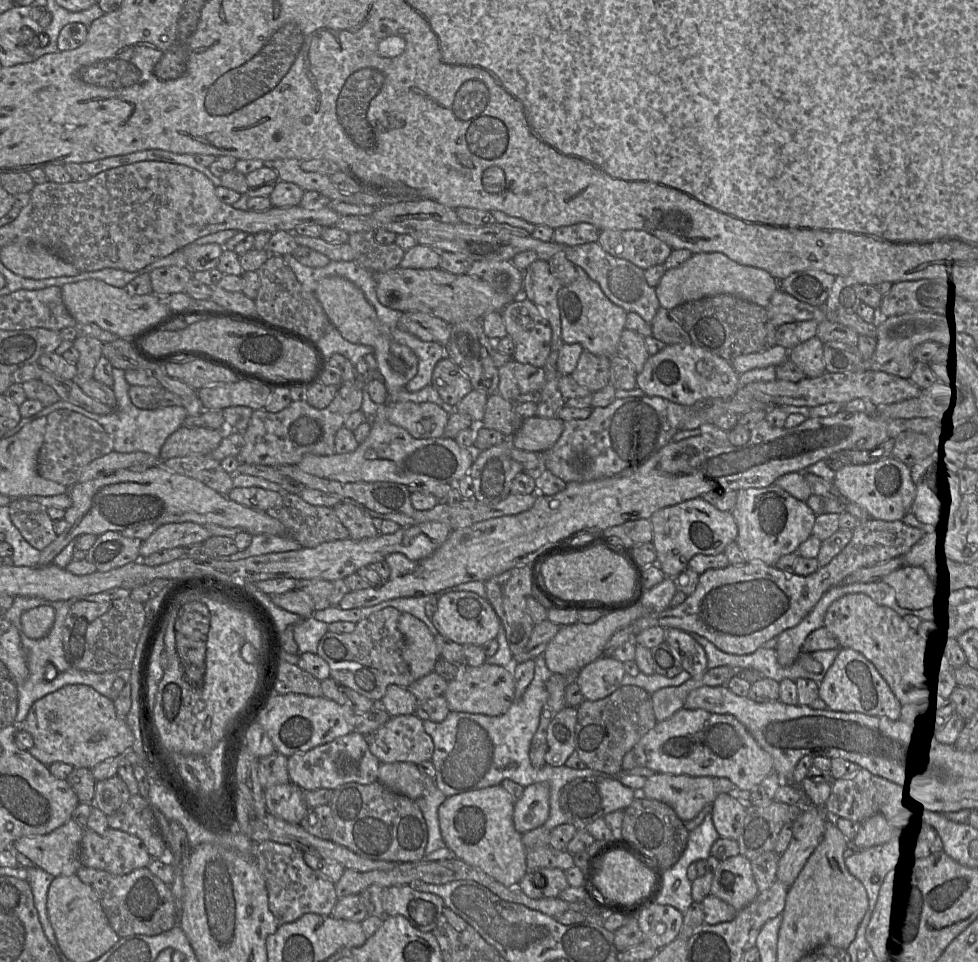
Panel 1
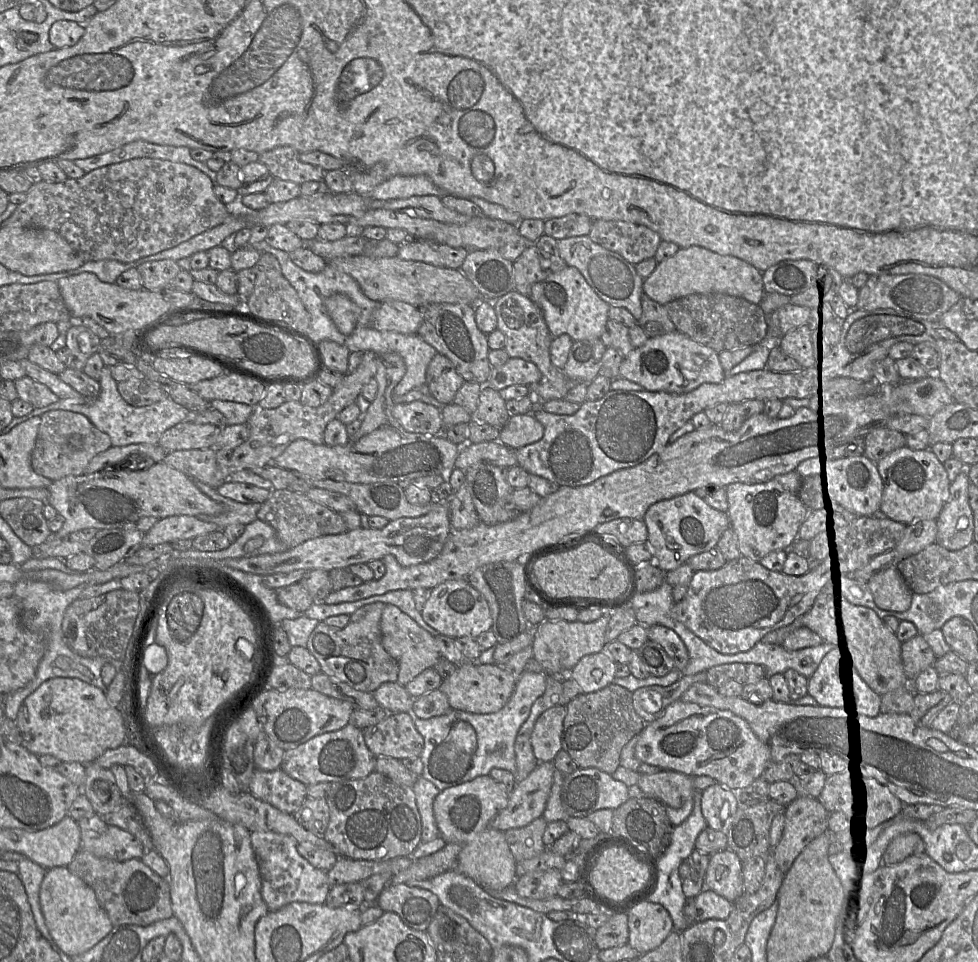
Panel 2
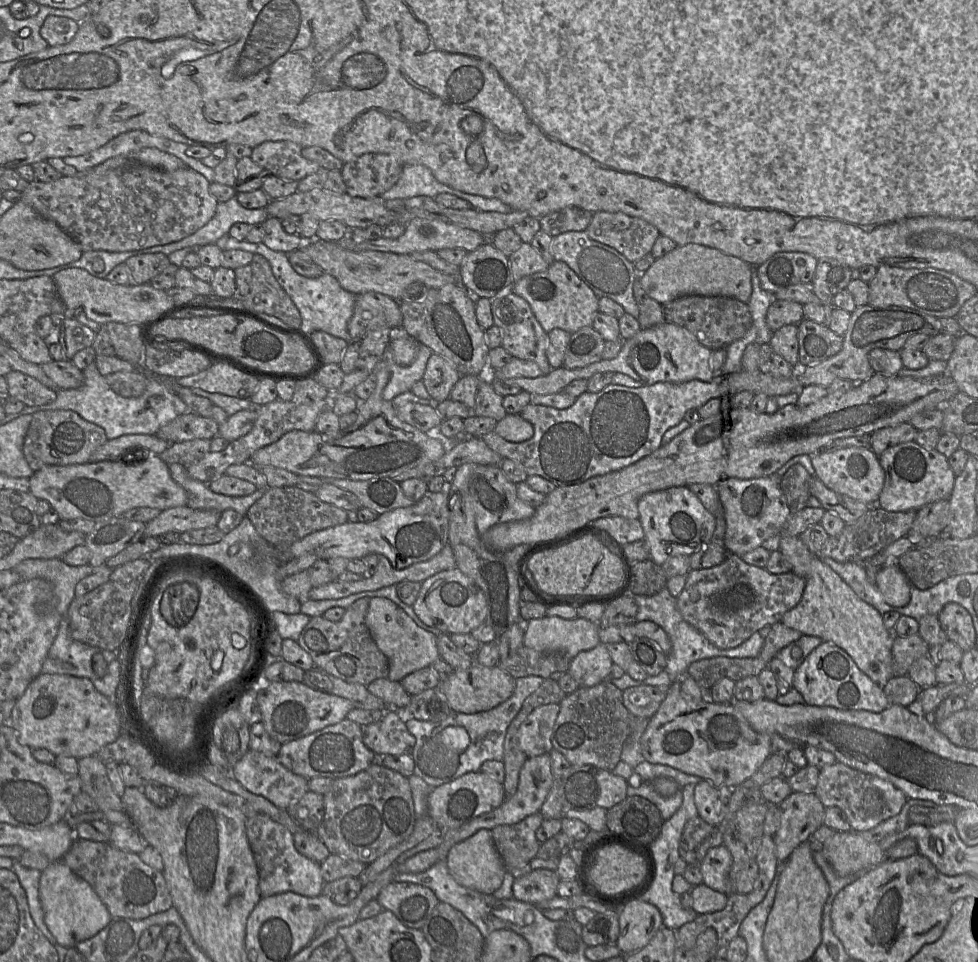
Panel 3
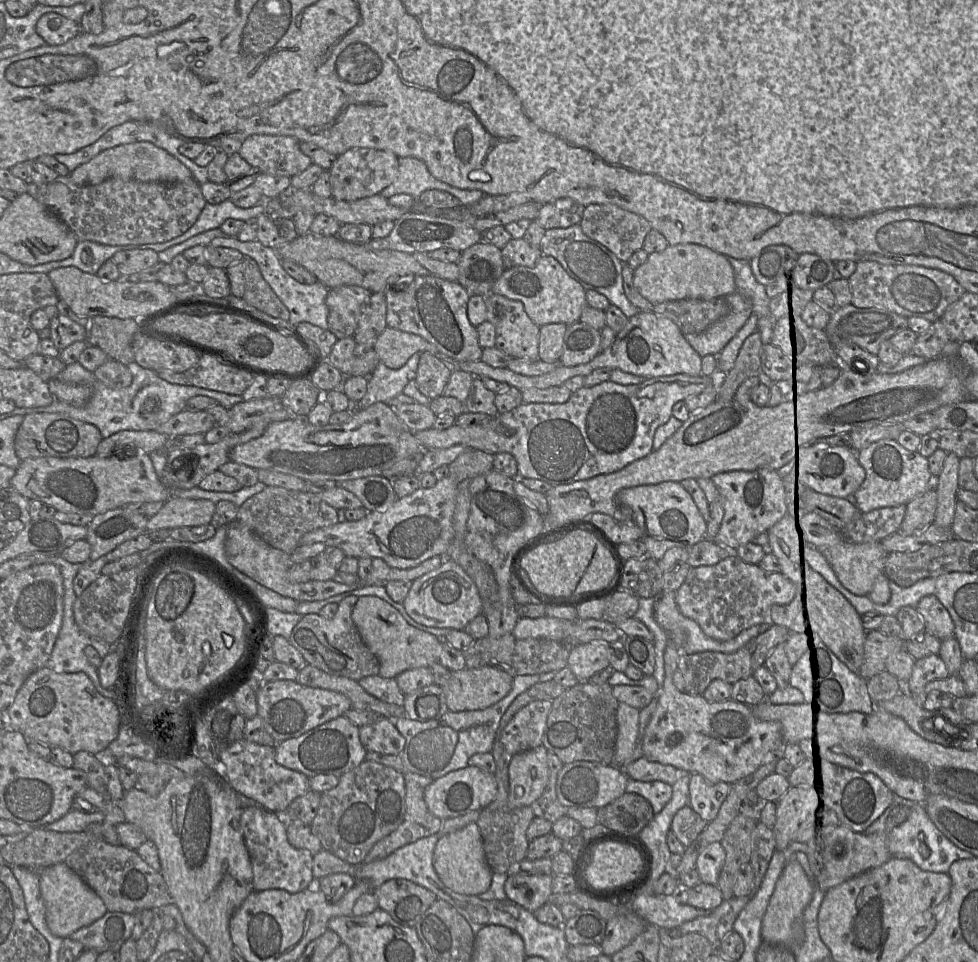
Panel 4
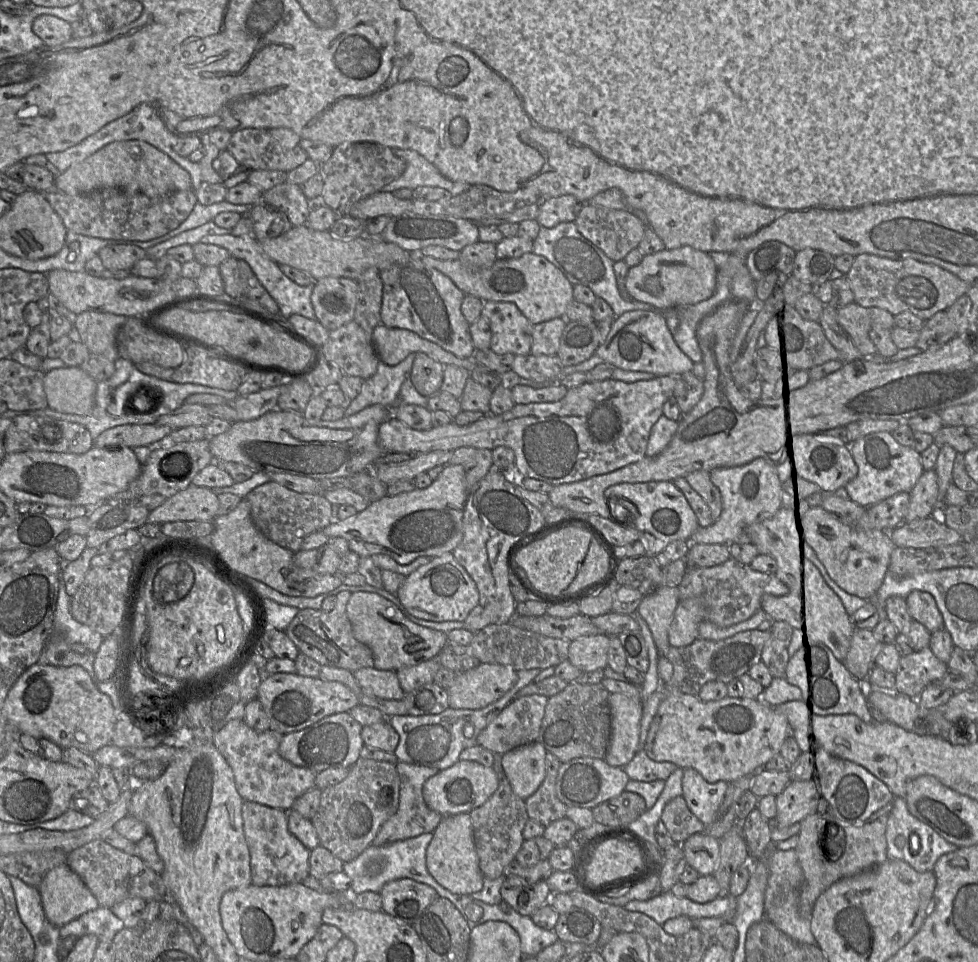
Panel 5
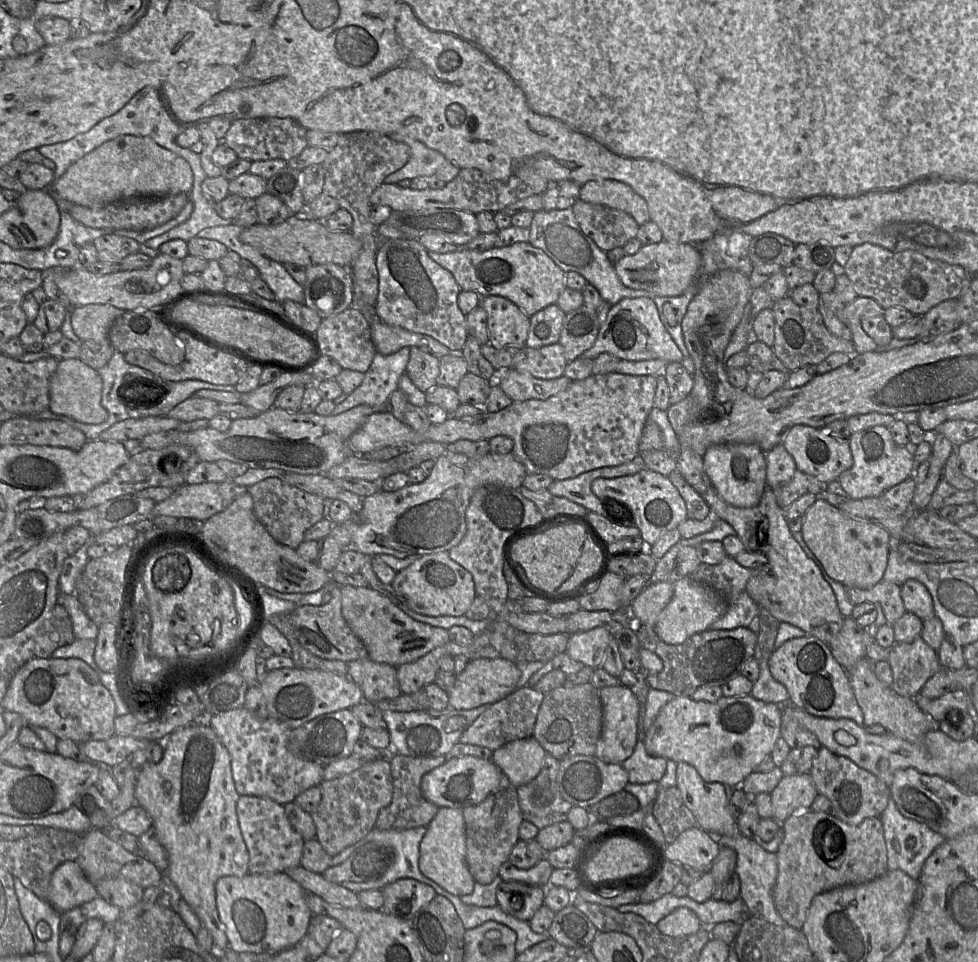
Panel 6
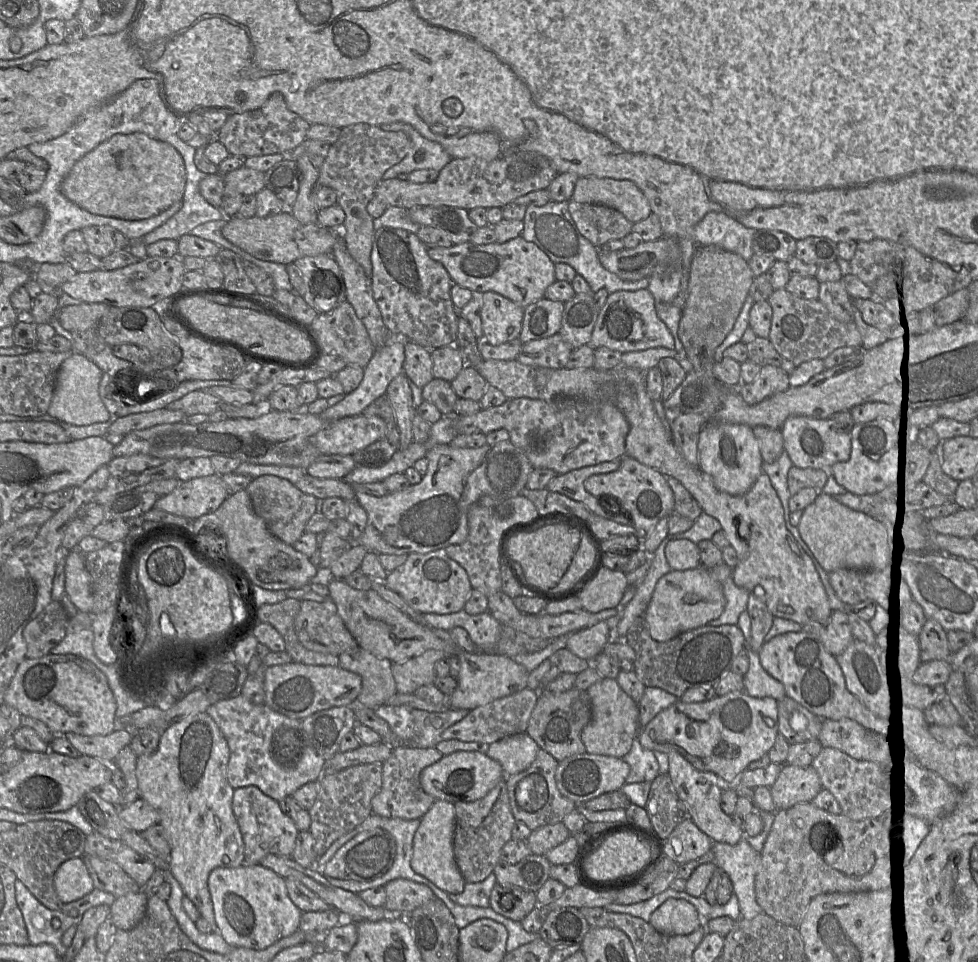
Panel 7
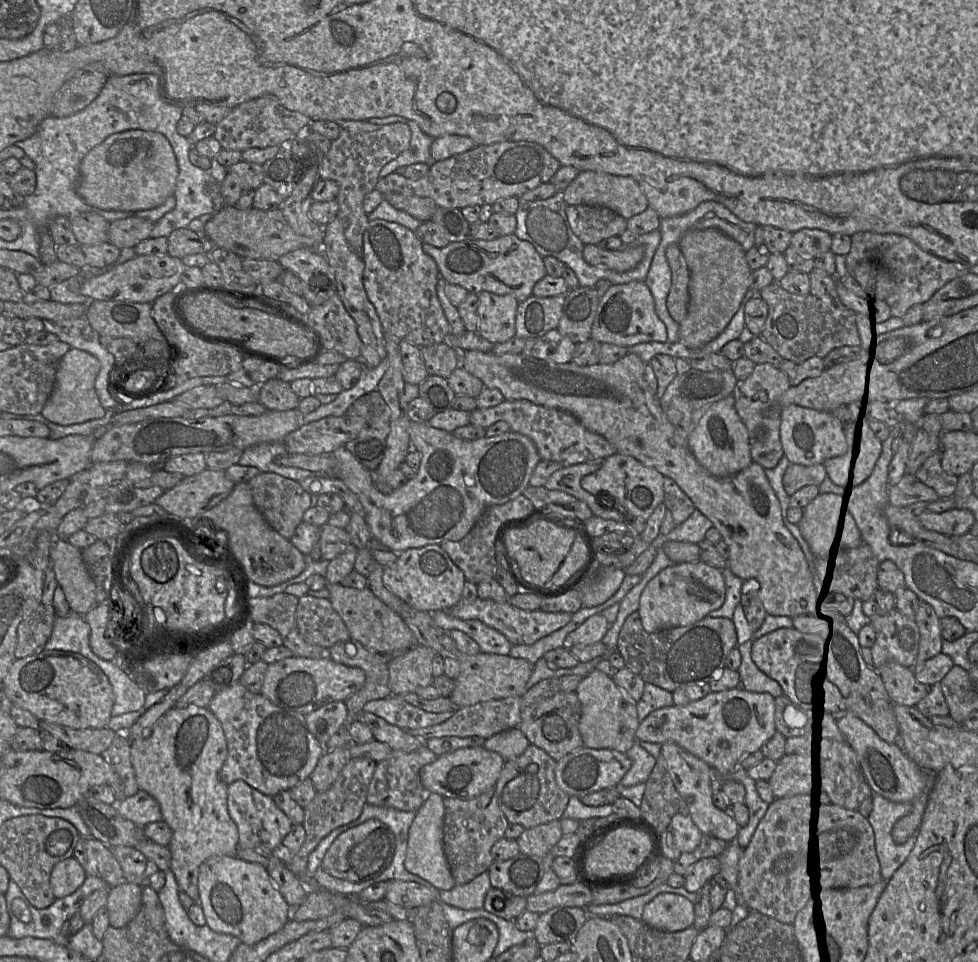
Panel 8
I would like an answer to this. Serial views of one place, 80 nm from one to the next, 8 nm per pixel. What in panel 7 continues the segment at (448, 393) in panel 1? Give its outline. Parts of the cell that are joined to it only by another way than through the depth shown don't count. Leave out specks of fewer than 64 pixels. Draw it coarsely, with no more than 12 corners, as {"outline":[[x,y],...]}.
{"outline":[[404,344],[403,372],[423,388],[433,378],[431,350]]}

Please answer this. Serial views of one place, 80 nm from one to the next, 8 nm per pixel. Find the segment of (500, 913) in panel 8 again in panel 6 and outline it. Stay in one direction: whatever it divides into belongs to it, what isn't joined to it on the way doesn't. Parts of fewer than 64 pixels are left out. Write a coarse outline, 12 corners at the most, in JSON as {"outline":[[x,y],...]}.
{"outline":[[503,881],[497,906],[529,922],[544,905],[546,887]]}

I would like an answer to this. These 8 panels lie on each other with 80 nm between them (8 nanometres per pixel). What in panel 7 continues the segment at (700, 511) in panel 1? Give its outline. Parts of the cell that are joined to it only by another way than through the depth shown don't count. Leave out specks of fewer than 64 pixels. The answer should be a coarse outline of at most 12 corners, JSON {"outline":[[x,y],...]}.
{"outline":[[628,456],[584,487],[618,503],[645,539],[674,512],[659,471]]}

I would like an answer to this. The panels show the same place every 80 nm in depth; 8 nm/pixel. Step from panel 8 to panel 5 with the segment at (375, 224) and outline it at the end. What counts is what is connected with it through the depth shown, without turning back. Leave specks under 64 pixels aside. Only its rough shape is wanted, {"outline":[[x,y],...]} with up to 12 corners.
{"outline":[[420,253],[380,271],[382,324],[460,358],[466,294]]}

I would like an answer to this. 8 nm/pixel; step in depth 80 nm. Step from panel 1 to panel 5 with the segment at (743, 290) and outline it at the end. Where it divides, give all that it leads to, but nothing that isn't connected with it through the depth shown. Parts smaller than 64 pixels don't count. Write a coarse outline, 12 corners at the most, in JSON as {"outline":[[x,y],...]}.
{"outline":[[691,246],[644,255],[625,285],[656,310],[709,299],[717,266]]}

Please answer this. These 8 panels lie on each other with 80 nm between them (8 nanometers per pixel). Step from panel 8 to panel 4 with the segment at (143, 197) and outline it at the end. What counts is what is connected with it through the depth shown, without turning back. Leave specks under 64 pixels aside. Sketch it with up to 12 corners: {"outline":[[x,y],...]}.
{"outline":[[146,141],[102,151],[76,167],[78,186],[108,179],[172,184],[193,178]]}

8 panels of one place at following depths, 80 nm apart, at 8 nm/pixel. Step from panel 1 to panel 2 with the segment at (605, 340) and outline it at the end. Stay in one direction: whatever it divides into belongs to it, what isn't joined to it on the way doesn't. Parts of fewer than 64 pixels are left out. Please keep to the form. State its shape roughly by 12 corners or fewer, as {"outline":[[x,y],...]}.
{"outline":[[566,266],[531,287],[551,336],[600,338],[610,305]]}

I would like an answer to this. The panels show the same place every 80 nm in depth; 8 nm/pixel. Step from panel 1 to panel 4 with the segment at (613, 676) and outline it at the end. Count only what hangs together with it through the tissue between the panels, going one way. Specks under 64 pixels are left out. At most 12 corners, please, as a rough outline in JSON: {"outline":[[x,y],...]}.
{"outline":[[608,642],[570,646],[567,666],[578,681],[608,667]]}

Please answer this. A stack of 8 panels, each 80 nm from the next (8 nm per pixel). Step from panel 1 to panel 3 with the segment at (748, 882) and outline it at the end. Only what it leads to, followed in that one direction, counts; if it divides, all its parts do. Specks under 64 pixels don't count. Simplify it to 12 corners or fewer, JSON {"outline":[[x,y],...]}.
{"outline":[[710,848],[699,865],[702,883],[731,894],[731,853]]}

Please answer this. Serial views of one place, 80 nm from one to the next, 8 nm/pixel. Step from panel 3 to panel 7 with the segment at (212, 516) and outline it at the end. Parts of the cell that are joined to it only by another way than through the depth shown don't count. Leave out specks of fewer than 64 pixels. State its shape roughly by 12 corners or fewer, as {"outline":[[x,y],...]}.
{"outline":[[216,472],[179,481],[155,508],[195,520],[228,496]]}

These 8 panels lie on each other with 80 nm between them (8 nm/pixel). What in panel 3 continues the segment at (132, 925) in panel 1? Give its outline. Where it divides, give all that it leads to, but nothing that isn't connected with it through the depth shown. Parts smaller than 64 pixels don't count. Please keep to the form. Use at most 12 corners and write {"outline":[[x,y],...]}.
{"outline":[[76,839],[61,861],[112,918],[173,907],[138,854]]}

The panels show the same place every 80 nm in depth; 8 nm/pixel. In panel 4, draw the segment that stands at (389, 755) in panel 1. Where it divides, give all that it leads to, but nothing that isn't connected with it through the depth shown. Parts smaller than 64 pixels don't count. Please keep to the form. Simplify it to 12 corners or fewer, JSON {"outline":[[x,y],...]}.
{"outline":[[385,717],[359,727],[367,751],[397,755],[405,738]]}

